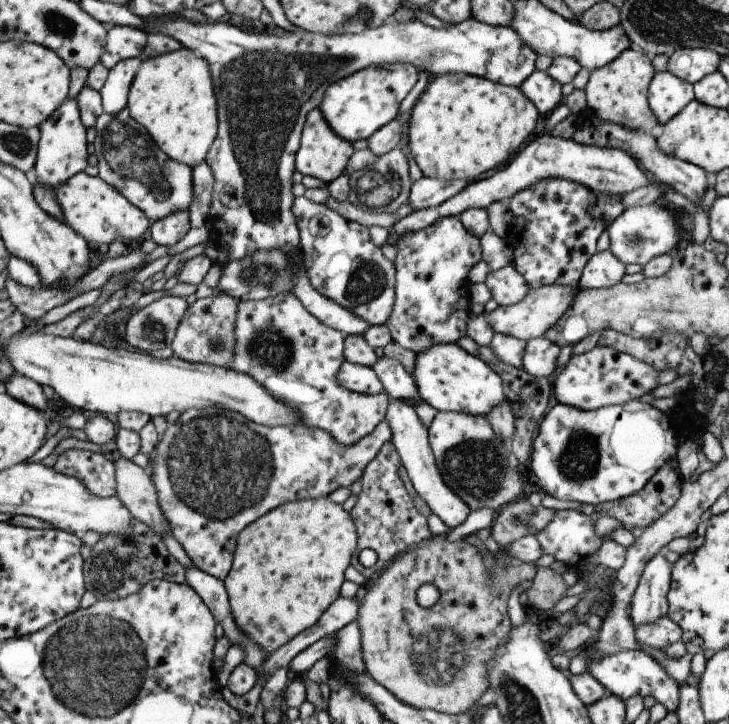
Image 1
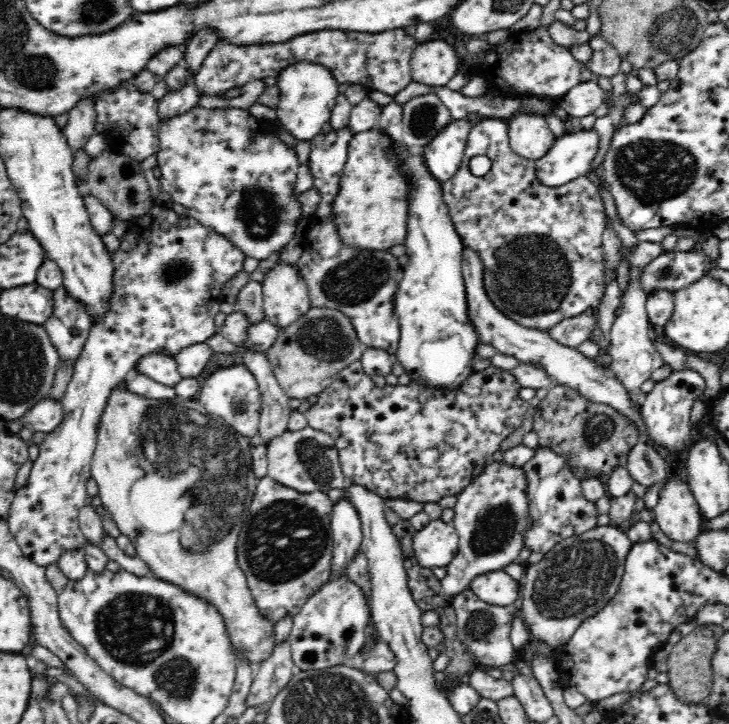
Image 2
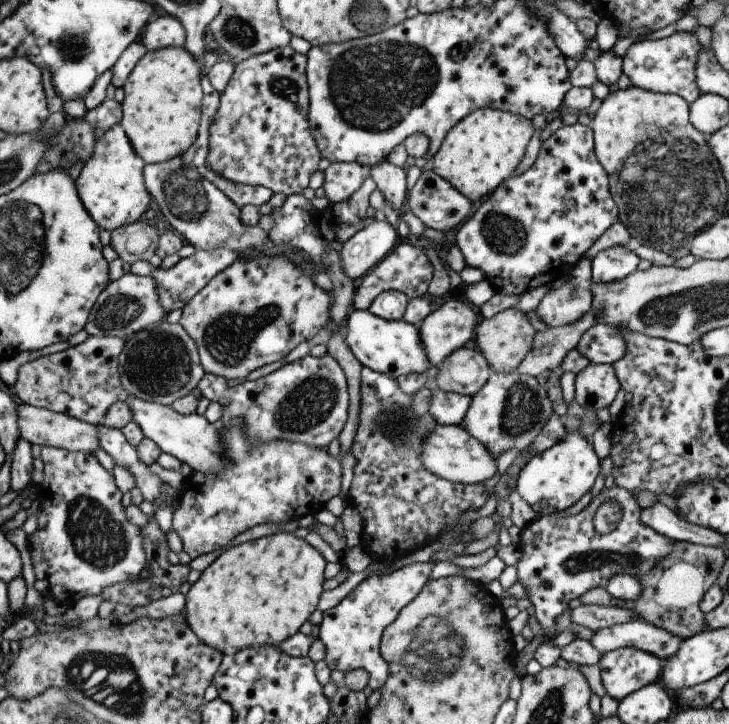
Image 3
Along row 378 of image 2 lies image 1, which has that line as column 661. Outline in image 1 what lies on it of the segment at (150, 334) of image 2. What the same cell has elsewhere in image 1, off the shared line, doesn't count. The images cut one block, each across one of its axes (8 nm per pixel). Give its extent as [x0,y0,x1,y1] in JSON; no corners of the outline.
[647,71,694,124]

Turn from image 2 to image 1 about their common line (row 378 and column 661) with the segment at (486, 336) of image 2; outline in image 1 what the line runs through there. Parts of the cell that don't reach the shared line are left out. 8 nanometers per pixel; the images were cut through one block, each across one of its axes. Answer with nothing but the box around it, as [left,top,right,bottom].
[628,553,671,627]

